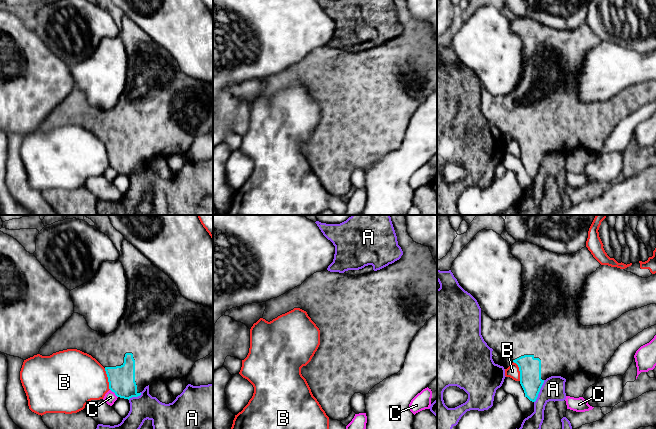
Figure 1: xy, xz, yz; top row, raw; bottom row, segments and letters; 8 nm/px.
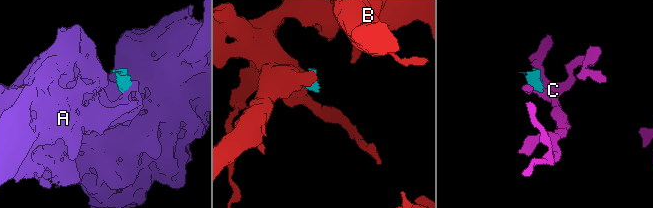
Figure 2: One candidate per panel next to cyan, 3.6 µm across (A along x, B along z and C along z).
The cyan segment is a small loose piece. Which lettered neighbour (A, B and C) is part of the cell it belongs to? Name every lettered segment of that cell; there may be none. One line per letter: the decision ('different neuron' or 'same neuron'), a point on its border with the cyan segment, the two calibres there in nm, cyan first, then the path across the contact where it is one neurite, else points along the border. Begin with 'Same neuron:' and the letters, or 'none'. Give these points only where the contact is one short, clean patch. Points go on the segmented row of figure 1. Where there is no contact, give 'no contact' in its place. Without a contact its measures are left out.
Same neuron: none
A: different neuron; contact yz (539, 391); calibres 180 and 190 nm; border yz (544, 380), (534, 402)
B: different neuron; contact xy (108, 379); calibres 220 and 420 nm
C: different neuron; contact xy (114, 392); calibres 220 and 90 nm; border xy (110, 389), (117, 397)

